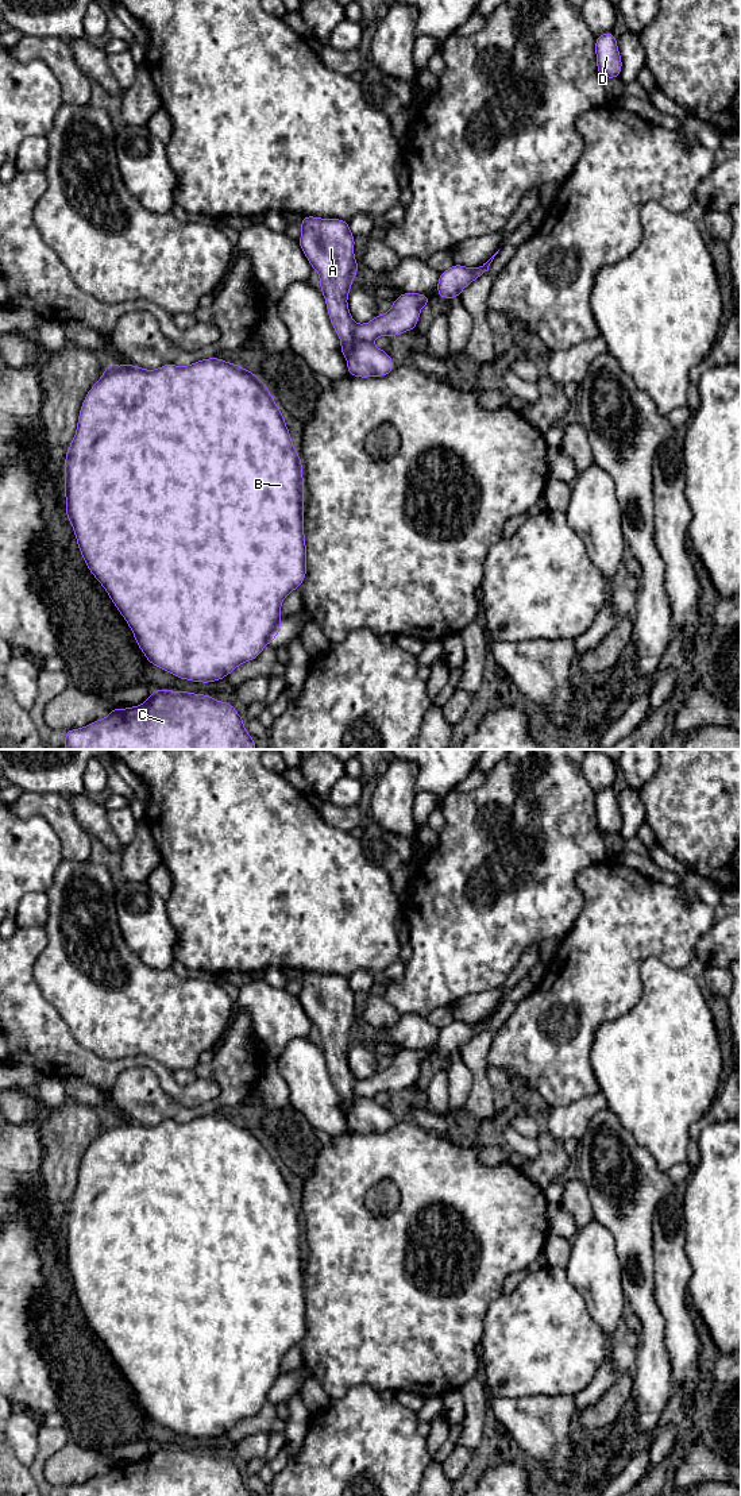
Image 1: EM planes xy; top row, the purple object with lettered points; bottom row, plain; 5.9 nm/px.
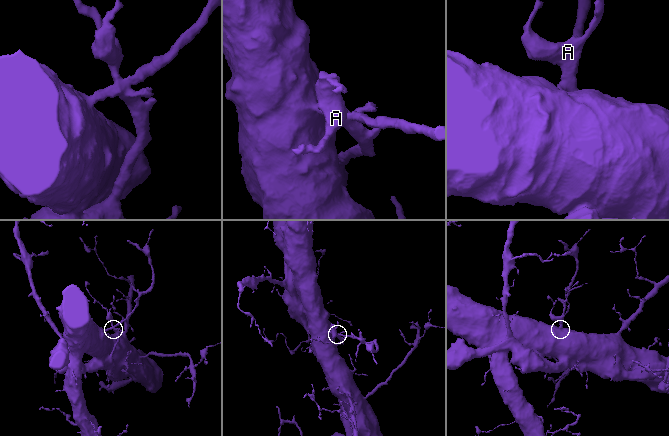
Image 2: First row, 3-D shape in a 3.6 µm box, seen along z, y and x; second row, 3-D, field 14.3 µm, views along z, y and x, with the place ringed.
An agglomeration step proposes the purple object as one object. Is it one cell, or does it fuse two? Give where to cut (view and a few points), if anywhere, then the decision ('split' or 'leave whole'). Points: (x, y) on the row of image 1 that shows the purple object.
xy (357, 324), (355, 336), (371, 343) | split

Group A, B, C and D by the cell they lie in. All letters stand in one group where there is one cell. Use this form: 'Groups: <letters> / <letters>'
Groups: A C / B D

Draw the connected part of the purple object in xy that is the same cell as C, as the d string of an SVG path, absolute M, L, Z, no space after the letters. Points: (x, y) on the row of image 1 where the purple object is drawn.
M153 690L146 702L113 707L101 720L65 732L66 749L256 749L234 705L190 691Z

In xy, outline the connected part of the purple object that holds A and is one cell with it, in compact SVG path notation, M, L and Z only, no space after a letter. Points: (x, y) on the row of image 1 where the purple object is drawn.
M304 216L301 228L298 243L312 269L319 273L328 317L346 348L348 374L359 378L390 374L394 363L387 351L355 338L358 324L350 315L347 298L359 265L348 221Z

